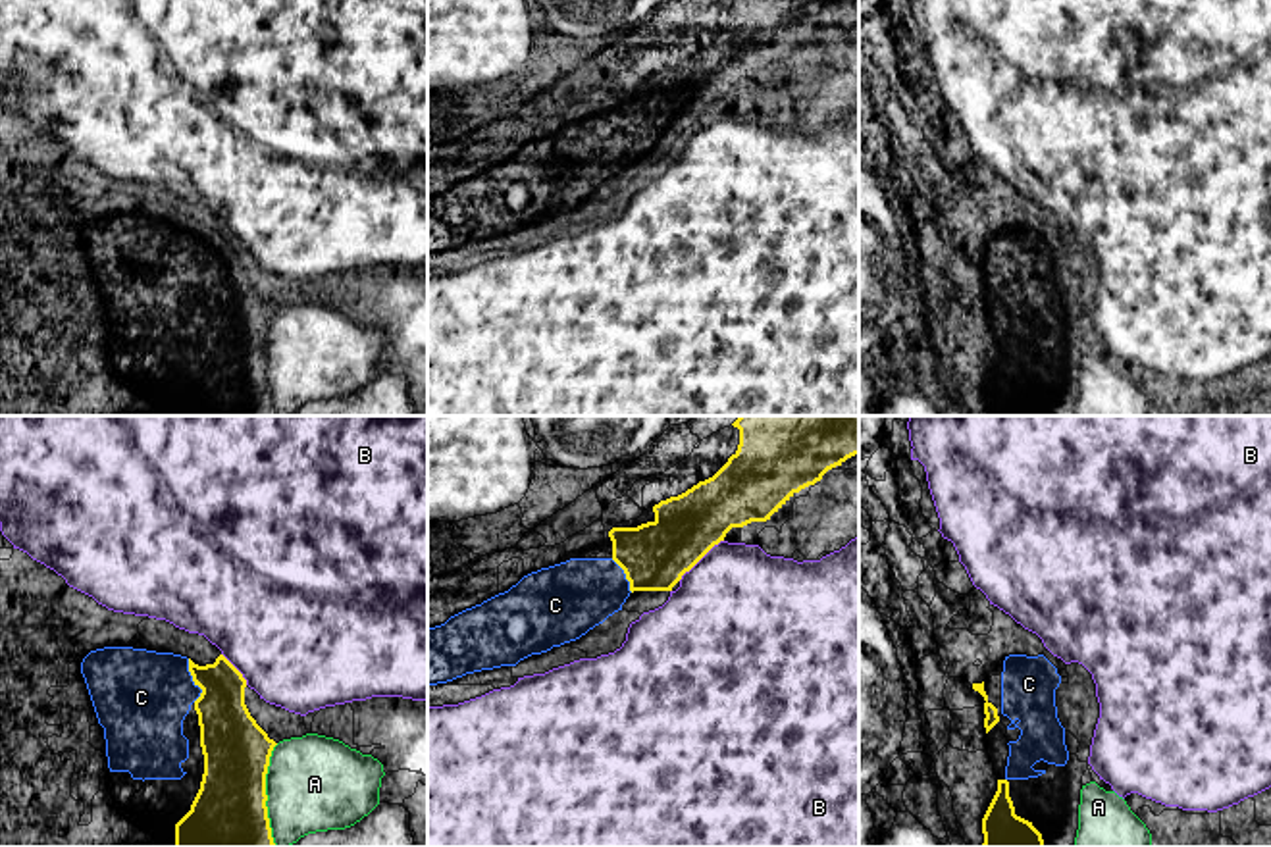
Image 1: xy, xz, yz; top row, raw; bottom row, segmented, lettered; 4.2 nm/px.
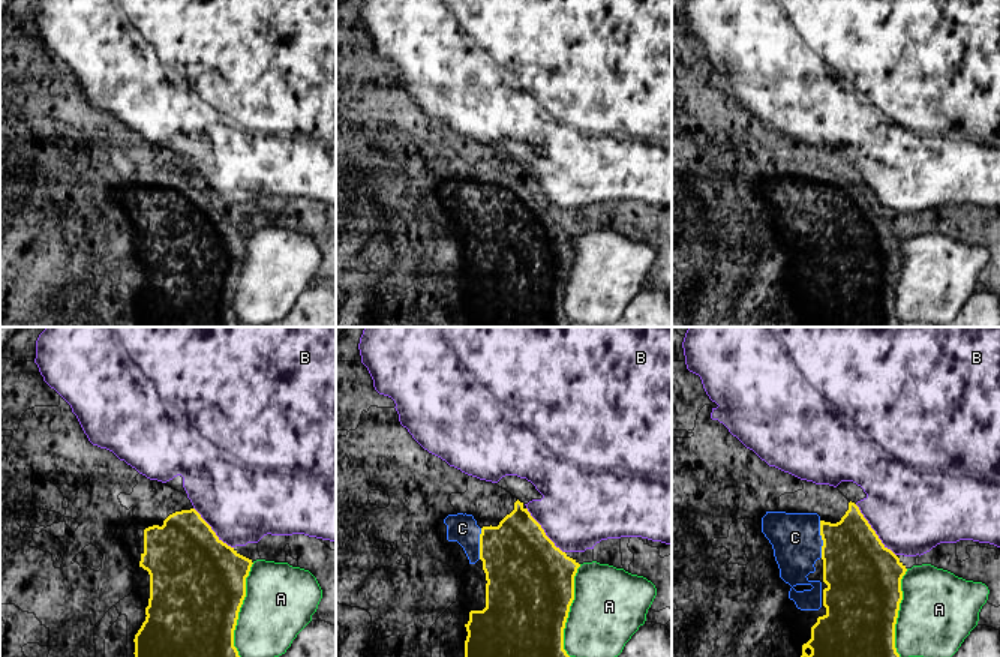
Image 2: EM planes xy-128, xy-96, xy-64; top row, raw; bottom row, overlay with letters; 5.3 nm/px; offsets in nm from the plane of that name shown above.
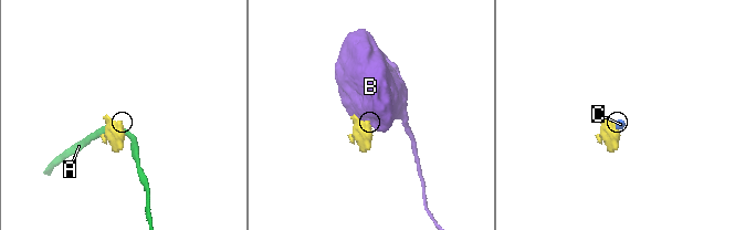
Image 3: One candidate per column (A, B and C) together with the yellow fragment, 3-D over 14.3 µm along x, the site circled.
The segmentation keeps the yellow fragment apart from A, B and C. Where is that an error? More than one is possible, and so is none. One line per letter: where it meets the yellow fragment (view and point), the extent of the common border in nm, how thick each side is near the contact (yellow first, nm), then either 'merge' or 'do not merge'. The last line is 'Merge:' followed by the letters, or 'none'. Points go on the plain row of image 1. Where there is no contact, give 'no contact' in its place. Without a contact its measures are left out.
A: contact xy (266, 364); length 440 nm; calibres 380 and 400 nm; do not merge
B: contact xz (700, 128); length 260 nm; calibres 280 and 500 nm; do not merge
C: contact xy (193, 249); length 190 nm; calibres 220 and 400 nm; merge
Merge: C

